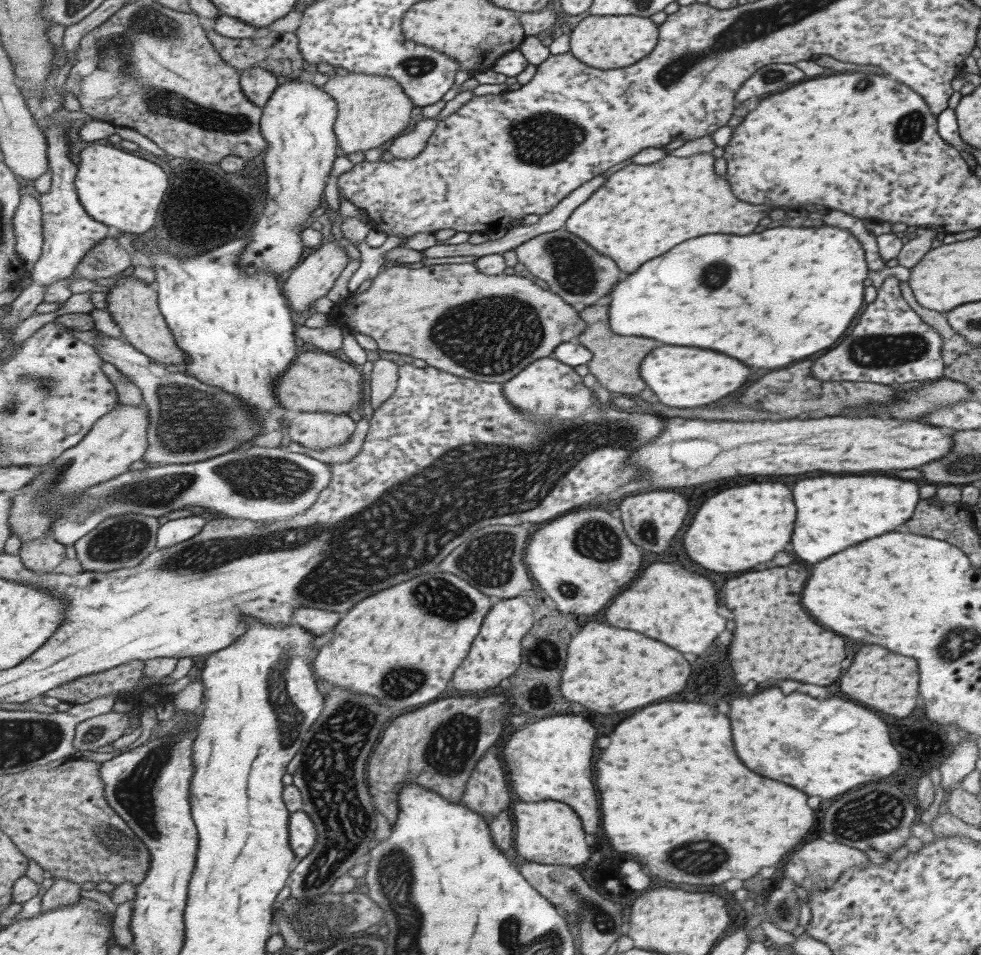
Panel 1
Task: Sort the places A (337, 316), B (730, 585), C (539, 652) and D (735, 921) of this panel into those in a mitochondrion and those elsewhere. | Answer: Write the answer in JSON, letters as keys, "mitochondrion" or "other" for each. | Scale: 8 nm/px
{"A":"other","B":"other","C":"other","D":"other"}

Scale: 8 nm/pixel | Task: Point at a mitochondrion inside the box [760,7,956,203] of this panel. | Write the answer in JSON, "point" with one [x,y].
{"point":[908,129]}

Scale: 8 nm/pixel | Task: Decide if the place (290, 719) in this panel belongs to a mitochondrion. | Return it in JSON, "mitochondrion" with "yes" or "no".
{"mitochondrion":"yes"}

